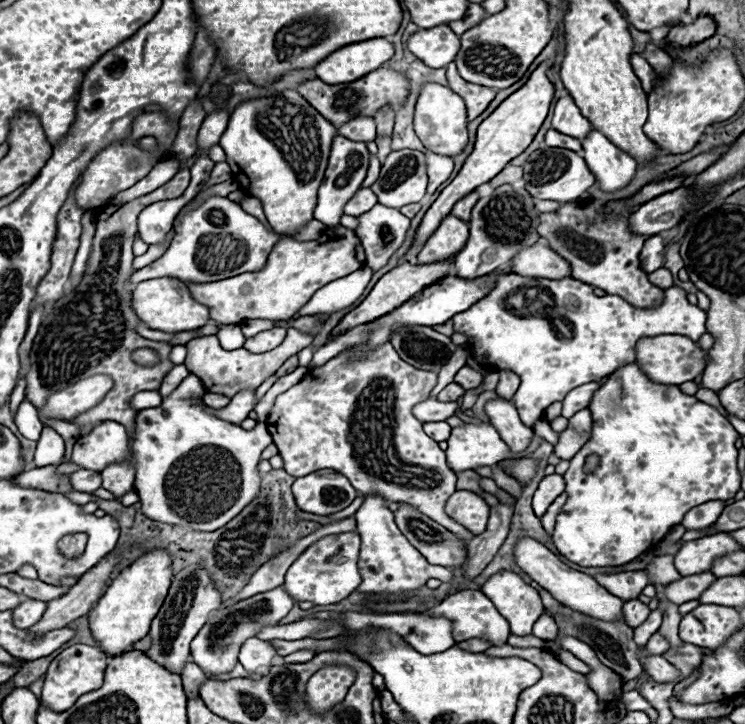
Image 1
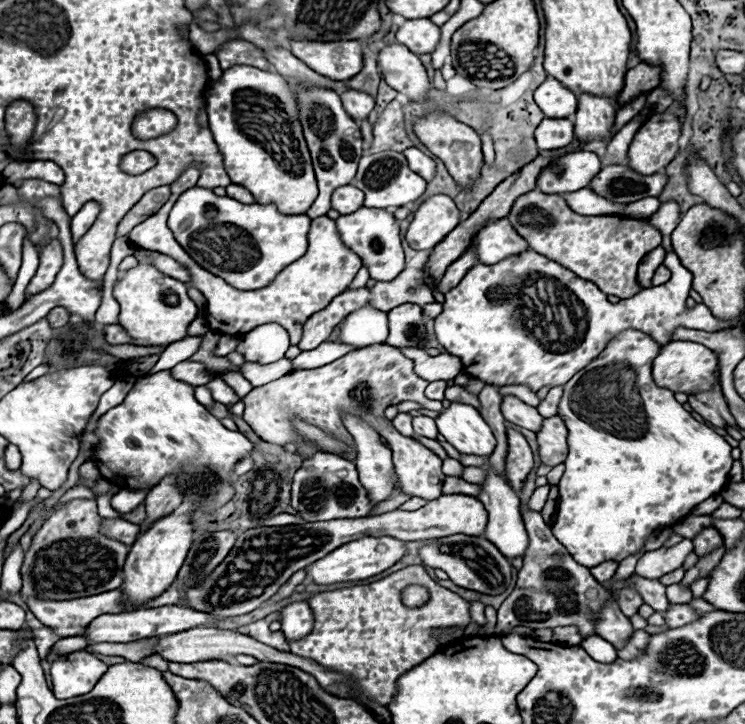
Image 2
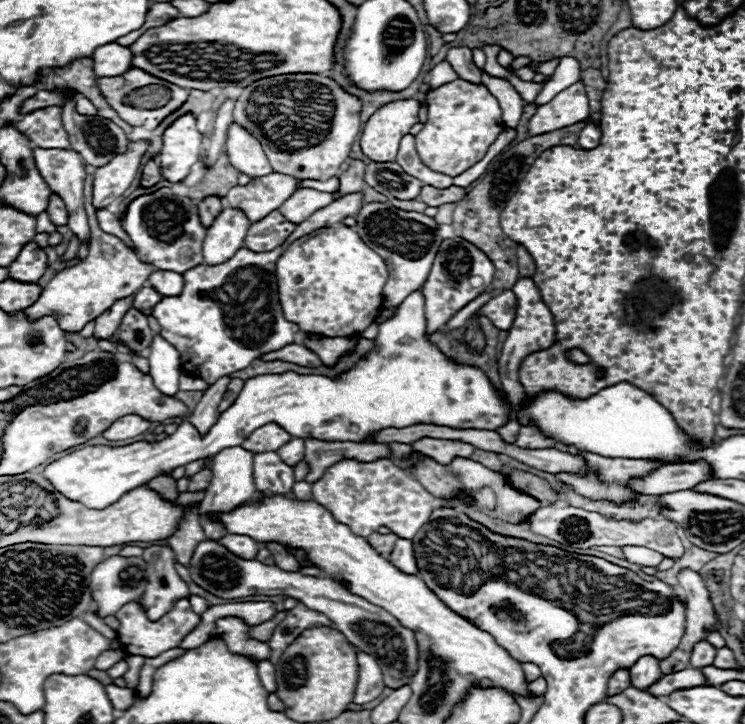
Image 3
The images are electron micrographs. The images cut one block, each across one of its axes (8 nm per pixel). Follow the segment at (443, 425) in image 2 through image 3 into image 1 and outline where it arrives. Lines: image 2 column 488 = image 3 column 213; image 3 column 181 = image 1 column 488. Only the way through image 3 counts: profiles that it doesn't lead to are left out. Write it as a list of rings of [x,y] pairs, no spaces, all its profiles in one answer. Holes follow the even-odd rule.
[[[466,424],[460,428],[452,428],[452,436],[448,438],[446,448],[446,464],[454,472],[496,466],[500,460],[506,460],[508,456],[516,458],[532,454],[542,444],[542,440],[542,436],[534,434],[530,446],[522,454],[516,454],[502,442],[492,424]]]

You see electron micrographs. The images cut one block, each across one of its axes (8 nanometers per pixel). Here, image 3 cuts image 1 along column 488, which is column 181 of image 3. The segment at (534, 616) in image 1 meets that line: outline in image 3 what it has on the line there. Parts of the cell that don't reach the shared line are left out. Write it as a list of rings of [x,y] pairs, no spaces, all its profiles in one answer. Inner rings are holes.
[[[144,548],[142,558],[146,560],[146,590],[138,602],[150,620],[160,620],[172,610],[176,600],[188,598],[190,590],[174,568],[174,554],[170,548]]]

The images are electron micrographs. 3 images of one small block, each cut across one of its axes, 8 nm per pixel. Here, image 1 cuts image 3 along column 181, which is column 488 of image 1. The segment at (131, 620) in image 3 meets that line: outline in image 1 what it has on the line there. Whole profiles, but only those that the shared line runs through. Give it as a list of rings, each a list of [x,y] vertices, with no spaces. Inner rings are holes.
[[[464,590],[464,592],[452,594],[446,600],[442,600],[438,606],[428,608],[422,614],[434,616],[434,618],[438,618],[438,616],[448,618],[452,622],[452,636],[456,642],[464,642],[470,638],[482,638],[482,640],[490,642],[492,646],[502,646],[502,644],[506,644],[506,640],[510,636],[508,622],[496,612],[492,602],[480,590]]]

